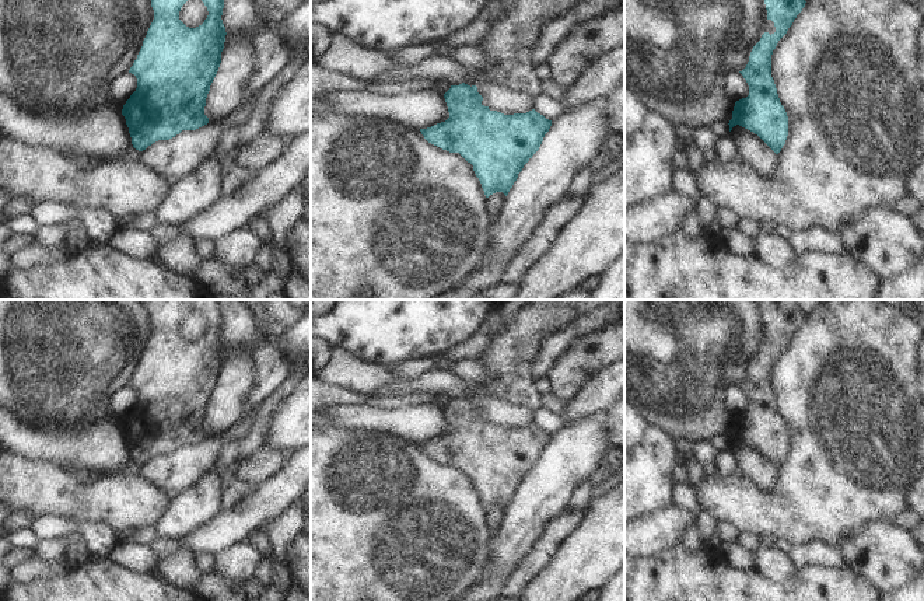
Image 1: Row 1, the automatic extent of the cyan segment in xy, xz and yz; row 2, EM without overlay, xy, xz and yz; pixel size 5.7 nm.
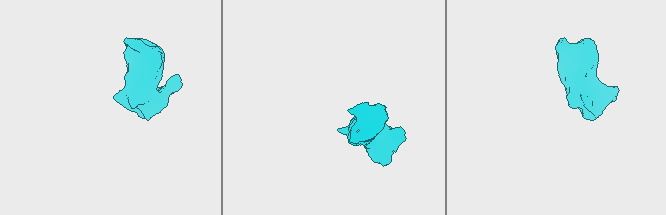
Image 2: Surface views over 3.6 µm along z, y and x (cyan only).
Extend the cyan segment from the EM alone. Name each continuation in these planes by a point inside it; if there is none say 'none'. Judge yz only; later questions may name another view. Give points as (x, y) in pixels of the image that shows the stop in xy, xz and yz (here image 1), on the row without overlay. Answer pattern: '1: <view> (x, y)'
none

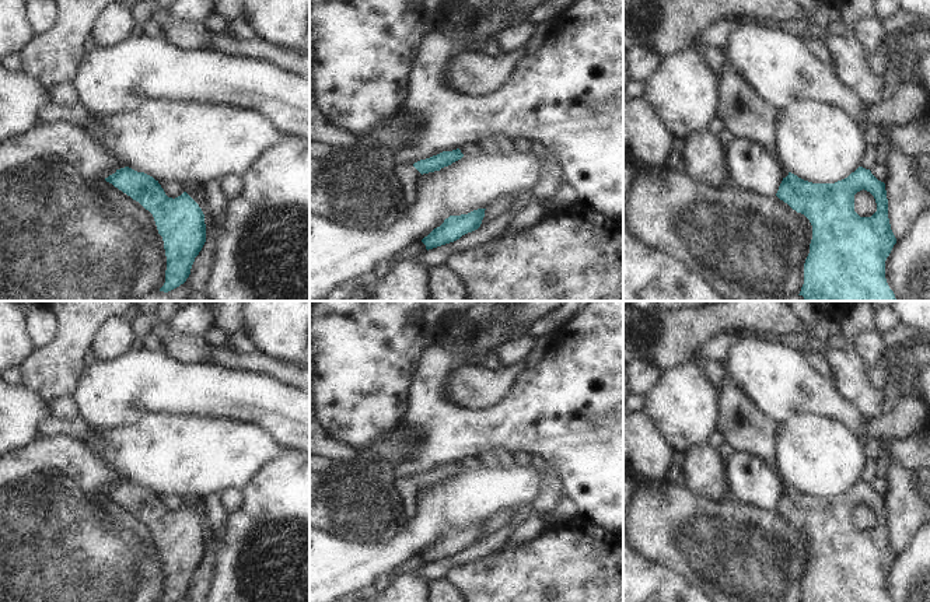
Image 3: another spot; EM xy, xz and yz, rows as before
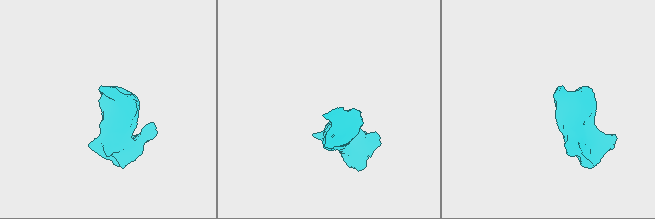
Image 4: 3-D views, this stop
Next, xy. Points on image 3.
1: xy (191, 501)

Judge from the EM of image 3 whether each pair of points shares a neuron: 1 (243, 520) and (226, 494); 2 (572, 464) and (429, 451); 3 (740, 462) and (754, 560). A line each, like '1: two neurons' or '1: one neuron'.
1: two neurons
2: one neuron
3: two neurons

